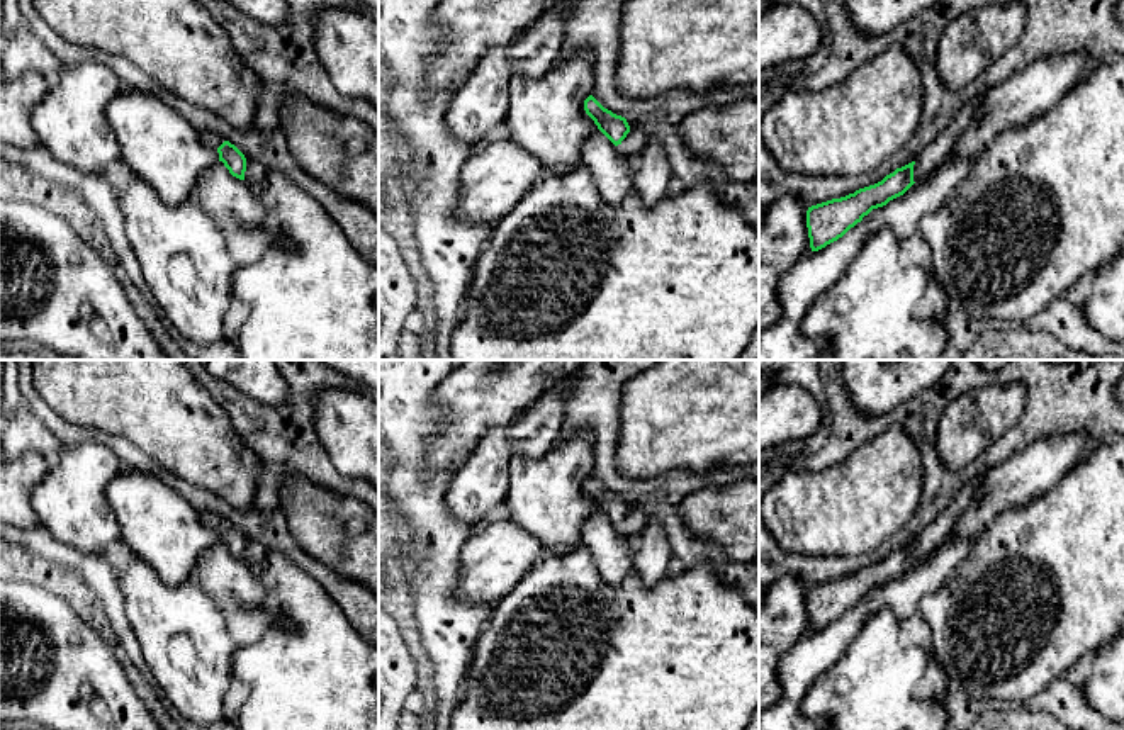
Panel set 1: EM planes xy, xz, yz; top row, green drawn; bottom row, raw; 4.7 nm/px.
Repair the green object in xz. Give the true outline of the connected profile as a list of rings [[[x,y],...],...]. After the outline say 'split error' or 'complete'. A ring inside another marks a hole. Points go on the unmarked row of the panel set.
[[[593,475],[584,480],[584,491],[621,536],[633,540],[643,531],[647,525],[643,513],[632,509],[625,497],[604,489]]] | split error

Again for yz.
[[[978,475],[963,486],[949,506],[919,535],[915,542],[896,548],[874,565],[808,587],[806,608],[812,632],[818,632],[837,621],[873,589],[886,586],[890,581],[903,576],[913,564],[925,560],[953,535],[958,519],[978,492],[983,479],[985,475]]] | split error

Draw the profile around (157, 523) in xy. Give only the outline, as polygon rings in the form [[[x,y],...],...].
[[[121,469],[105,489],[105,497],[121,526],[121,540],[143,559],[170,587],[188,581],[200,557],[219,542],[199,513],[161,477]]]

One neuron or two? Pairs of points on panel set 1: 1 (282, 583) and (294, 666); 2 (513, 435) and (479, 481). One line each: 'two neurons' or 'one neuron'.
1: one neuron
2: one neuron

